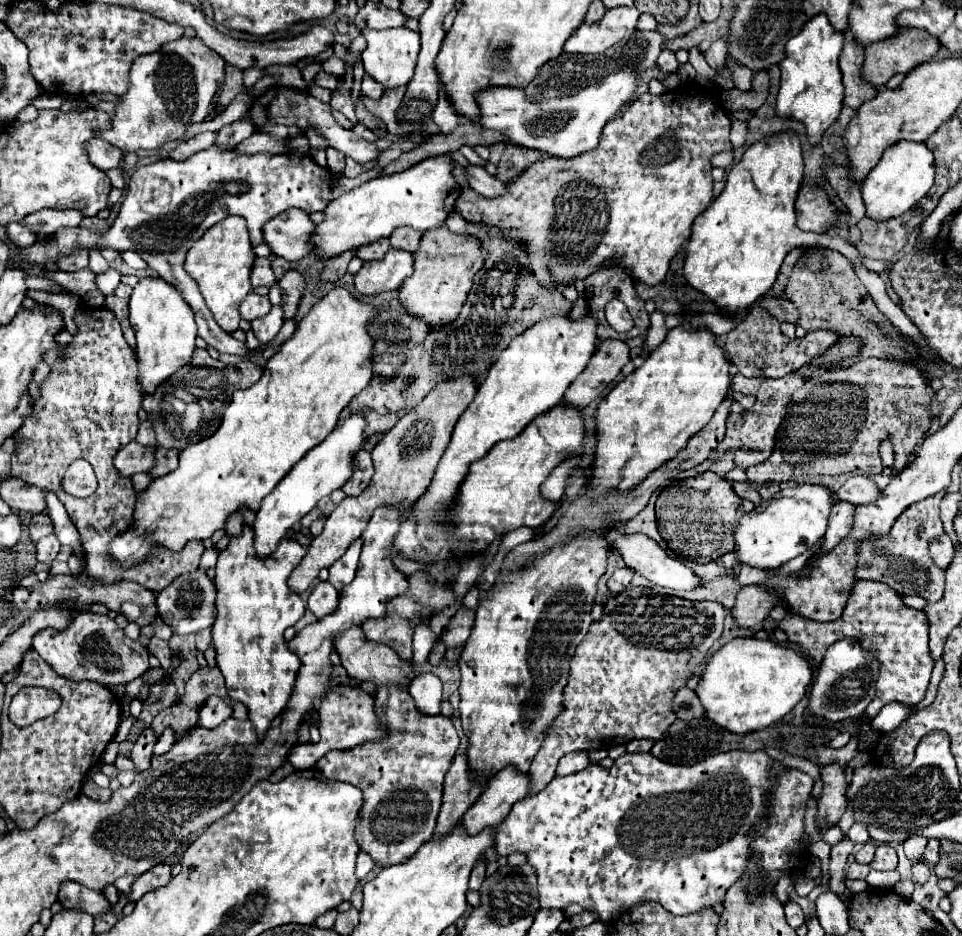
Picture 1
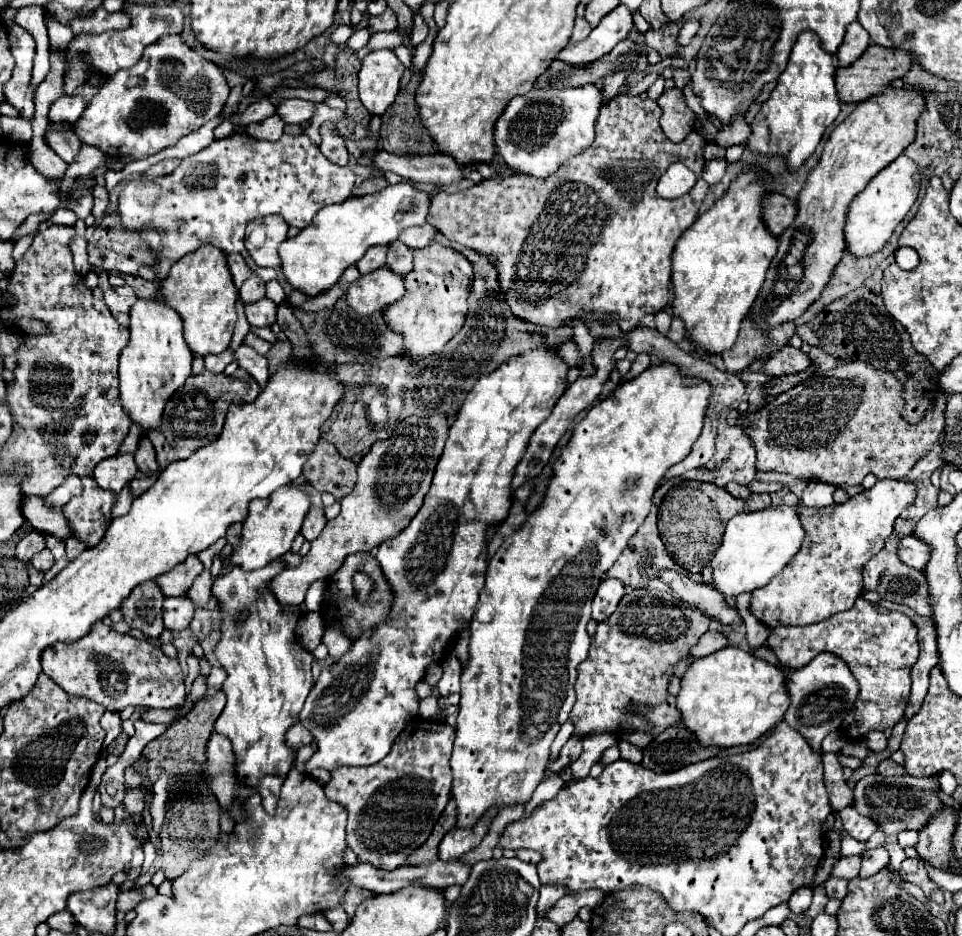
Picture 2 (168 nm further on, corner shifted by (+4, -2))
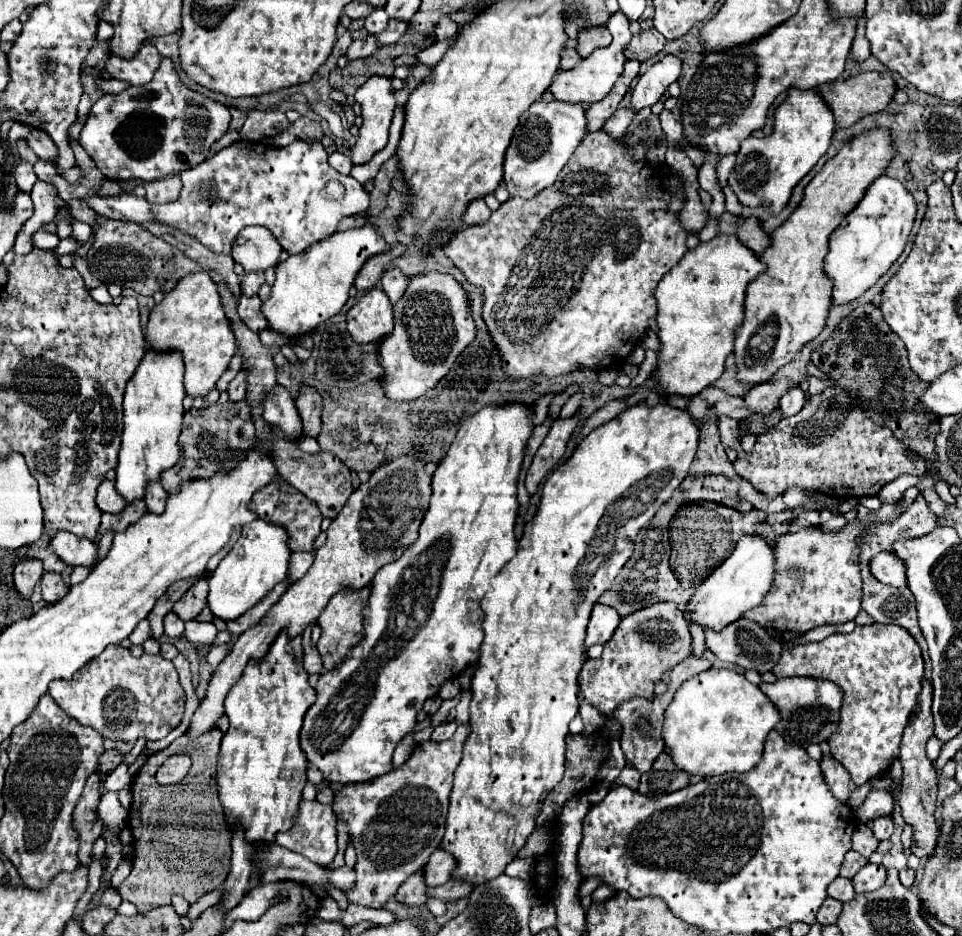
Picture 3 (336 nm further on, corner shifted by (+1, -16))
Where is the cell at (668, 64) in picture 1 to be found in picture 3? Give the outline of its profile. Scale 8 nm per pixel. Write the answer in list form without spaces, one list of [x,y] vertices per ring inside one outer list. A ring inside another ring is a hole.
[[[622,106],[614,112],[614,116],[602,126],[606,132],[610,132],[610,136],[620,136],[622,132],[626,132],[626,128],[630,126],[630,122],[636,118],[634,108],[630,106]]]

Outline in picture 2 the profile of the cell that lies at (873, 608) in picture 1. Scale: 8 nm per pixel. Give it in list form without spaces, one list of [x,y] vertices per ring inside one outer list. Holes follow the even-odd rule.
[[[857,598],[851,610],[839,612],[823,622],[773,628],[765,646],[775,652],[781,666],[789,668],[801,668],[821,652],[831,652],[833,656],[841,658],[859,682],[859,698],[853,706],[855,722],[861,724],[857,726],[859,736],[873,730],[883,732],[893,728],[903,718],[911,690],[909,672],[919,656],[917,626],[909,616]]]

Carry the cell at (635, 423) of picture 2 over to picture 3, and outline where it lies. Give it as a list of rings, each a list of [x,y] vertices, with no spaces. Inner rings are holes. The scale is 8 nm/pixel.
[[[638,402],[618,414],[618,418],[612,418],[610,422],[602,424],[600,428],[594,428],[574,450],[574,454],[550,474],[550,478],[544,482],[542,488],[542,500],[536,516],[526,524],[524,536],[518,542],[518,552],[516,556],[490,580],[490,592],[482,600],[482,612],[484,612],[484,642],[480,648],[480,658],[478,658],[478,668],[472,678],[472,702],[470,702],[470,734],[464,742],[464,752],[462,760],[454,772],[454,786],[450,794],[450,812],[446,818],[446,834],[442,840],[442,848],[448,850],[450,854],[456,856],[458,866],[454,870],[454,878],[468,880],[472,884],[478,884],[482,880],[490,880],[498,874],[504,872],[506,864],[512,862],[518,854],[518,850],[524,846],[526,838],[532,834],[536,828],[536,816],[542,810],[542,800],[546,798],[546,792],[554,788],[564,776],[564,738],[568,736],[568,724],[570,720],[578,714],[578,674],[586,662],[586,650],[584,650],[584,640],[586,640],[586,626],[590,622],[590,612],[598,598],[614,584],[616,576],[624,568],[624,564],[630,560],[634,552],[634,542],[638,532],[654,518],[658,508],[672,496],[672,492],[680,486],[680,482],[686,478],[688,468],[696,456],[698,448],[698,436],[700,430],[692,416],[686,410],[674,408],[670,404],[646,404]]]

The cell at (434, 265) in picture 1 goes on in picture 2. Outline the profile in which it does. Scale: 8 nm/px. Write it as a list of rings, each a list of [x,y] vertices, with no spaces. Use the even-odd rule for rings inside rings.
[[[429,244],[413,252],[413,272],[405,276],[405,296],[385,308],[383,318],[391,330],[403,336],[403,356],[411,362],[439,354],[445,344],[463,328],[467,318],[467,298],[473,284],[473,266],[463,254]]]

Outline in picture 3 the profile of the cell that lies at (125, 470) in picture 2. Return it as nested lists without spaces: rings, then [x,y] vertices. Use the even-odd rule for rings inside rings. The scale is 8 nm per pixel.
[[[102,480],[102,484],[98,486],[98,496],[96,496],[96,504],[102,512],[122,512],[122,508],[126,508],[126,500],[124,496],[118,494],[116,484],[112,480]]]

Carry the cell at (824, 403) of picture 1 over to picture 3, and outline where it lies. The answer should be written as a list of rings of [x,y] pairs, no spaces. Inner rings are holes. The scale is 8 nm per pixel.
[[[838,384],[810,396],[798,414],[782,418],[774,428],[760,434],[752,452],[744,452],[740,446],[738,420],[722,416],[718,418],[718,428],[722,444],[734,448],[738,454],[734,470],[768,496],[778,496],[792,486],[830,498],[876,496],[884,484],[898,476],[922,476],[928,470],[924,456],[908,456],[908,448],[894,438],[894,432],[874,424],[866,410],[860,408],[858,398]]]

